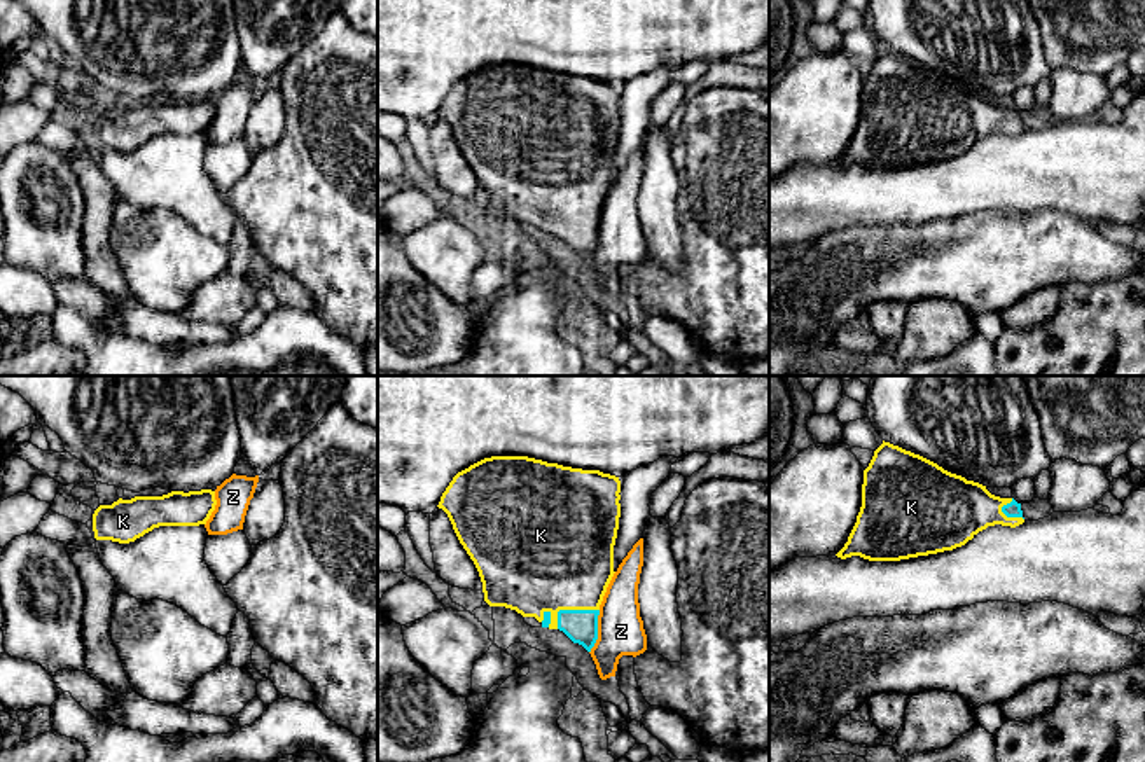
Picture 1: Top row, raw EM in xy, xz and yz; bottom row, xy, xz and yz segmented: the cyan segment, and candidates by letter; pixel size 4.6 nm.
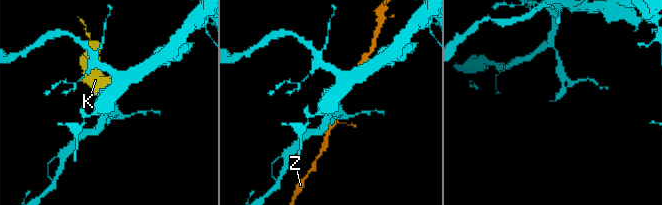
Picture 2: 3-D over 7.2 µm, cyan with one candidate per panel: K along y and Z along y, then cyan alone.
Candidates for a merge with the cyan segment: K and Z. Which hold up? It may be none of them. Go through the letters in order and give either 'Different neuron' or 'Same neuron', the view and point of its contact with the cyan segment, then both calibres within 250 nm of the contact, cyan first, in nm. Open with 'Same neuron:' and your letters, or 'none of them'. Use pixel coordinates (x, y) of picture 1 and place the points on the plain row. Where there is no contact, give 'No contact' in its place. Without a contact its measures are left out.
Same neuron: K
K: Same neuron. Touches cyan at xz (570, 219). Thickness 160 nm (cyan) against 480 nm
Z: Different neuron. Touches cyan at xz (596, 240). Thickness 160 nm (cyan) against 220 nm

